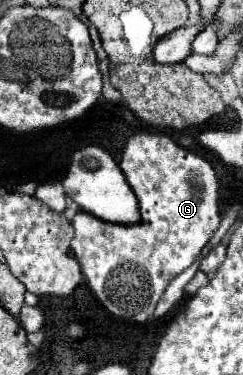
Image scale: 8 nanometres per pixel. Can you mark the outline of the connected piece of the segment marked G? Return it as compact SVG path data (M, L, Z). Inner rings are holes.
M135 134L123 148L123 156L119 162L127 184L133 188L141 220L137 224L113 224L105 222L93 214L79 210L73 218L75 236L71 240L73 256L77 258L83 276L87 278L91 290L99 298L99 302L117 318L131 322L147 322L153 316L153 310L165 292L167 284L179 276L185 268L189 268L203 248L209 244L213 234L221 224L221 208L219 208L219 180L215 170L201 156L181 148L165 134Z

